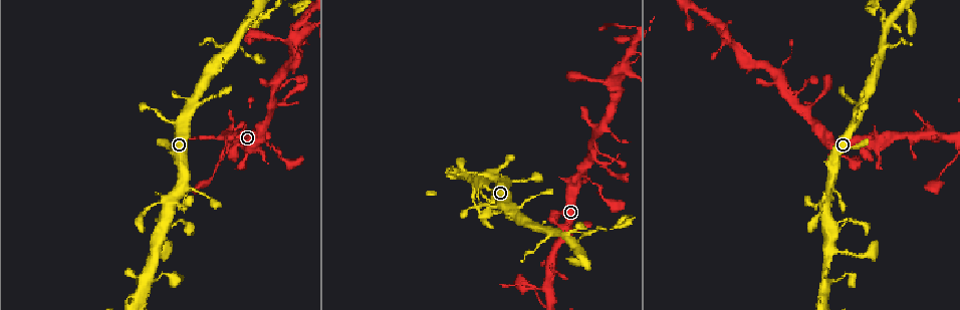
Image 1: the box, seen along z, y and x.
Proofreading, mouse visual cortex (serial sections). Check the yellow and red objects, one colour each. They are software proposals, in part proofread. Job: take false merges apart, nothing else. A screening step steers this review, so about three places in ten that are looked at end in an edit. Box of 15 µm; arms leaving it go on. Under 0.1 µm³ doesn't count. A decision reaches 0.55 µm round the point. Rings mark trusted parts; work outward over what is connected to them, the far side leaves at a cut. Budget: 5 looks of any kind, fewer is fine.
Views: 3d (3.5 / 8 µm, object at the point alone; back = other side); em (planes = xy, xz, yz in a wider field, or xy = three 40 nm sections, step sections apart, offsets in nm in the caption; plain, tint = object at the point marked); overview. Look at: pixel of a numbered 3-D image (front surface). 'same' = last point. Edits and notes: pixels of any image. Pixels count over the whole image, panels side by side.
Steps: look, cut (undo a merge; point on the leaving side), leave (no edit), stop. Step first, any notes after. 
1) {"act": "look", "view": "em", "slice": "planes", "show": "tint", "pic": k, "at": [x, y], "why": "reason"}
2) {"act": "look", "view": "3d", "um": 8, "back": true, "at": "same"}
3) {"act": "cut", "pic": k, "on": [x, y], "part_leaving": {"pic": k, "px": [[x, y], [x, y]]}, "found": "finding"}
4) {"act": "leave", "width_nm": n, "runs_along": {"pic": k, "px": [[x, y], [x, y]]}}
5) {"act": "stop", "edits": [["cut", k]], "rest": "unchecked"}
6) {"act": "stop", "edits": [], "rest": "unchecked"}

{"act": "look", "view": "3d", "um": 3.5, "pic": 1, "at": [276, 148], "why": "thick turns thin"}

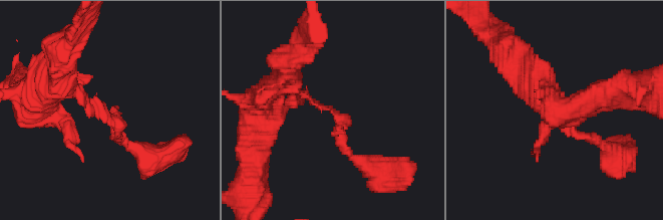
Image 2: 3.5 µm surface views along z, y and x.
{"act": "look", "view": "em", "slice": "xy", "step": 2, "show": "tint", "pic": 2, "at": [326, 108], "arm_widths_nm": [200, 300], "why": "now the EM"}

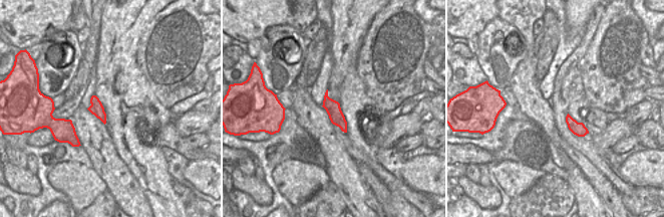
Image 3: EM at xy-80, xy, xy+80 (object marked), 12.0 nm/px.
{"act": "cut", "pic": 2, "on": [120, 127], "width_nm": 170, "part_leaving": {"pic": 2, "px": [[94, 107], [143, 154]]}, "found": "a second cell is stuck on"}

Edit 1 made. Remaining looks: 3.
{"act": "look", "view": "overview"}

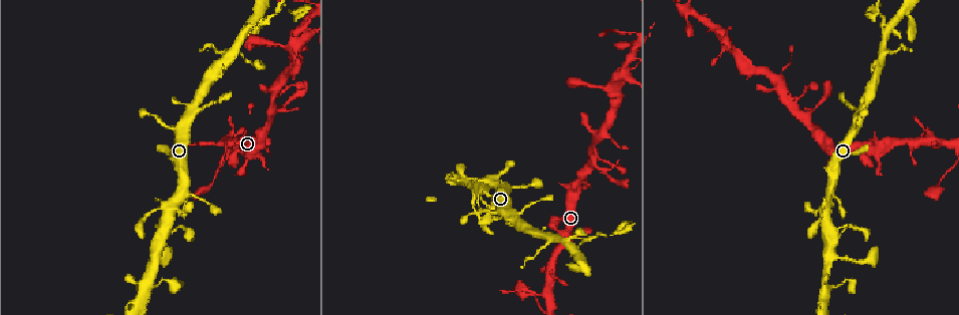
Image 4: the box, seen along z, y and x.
{"act": "look", "view": "3d", "um": 3.5, "pic": 4, "at": [568, 248], "why": "arms part here"}

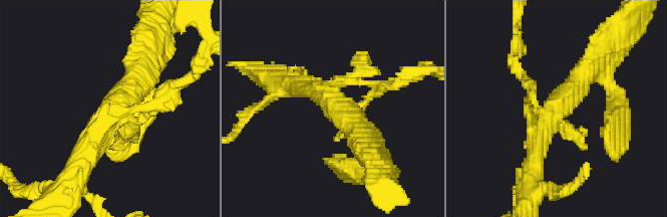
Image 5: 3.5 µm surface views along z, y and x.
{"act": "look", "view": "em", "slice": "xy", "step": 1, "show": "tint", "pic": 5, "at": [114, 116]}

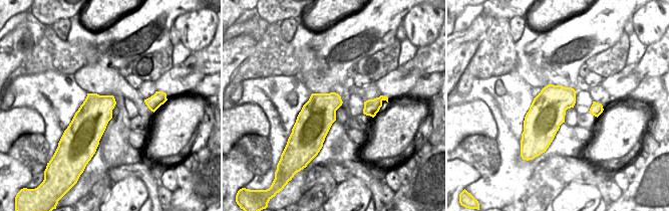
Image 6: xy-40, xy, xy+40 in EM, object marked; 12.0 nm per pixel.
{"act": "cut", "pic": 5, "on": [169, 83], "width_nm": 400, "part_leaving": {"pic": 5, "px": [[134, 122], [197, 72], [203, 60]]}, "found": "two cells meet here"}

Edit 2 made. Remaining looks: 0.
{"act": "stop", "edits": [["cut", 2], ["cut", 5]], "rest": "unchecked"}

